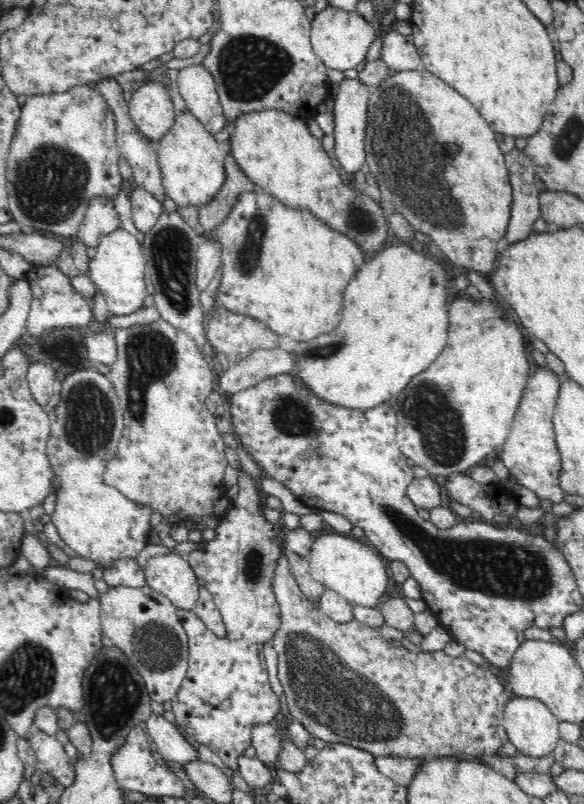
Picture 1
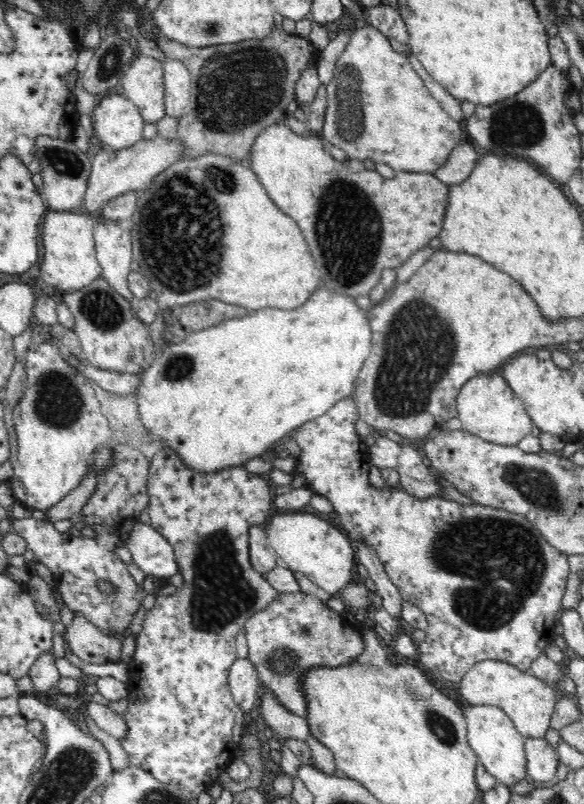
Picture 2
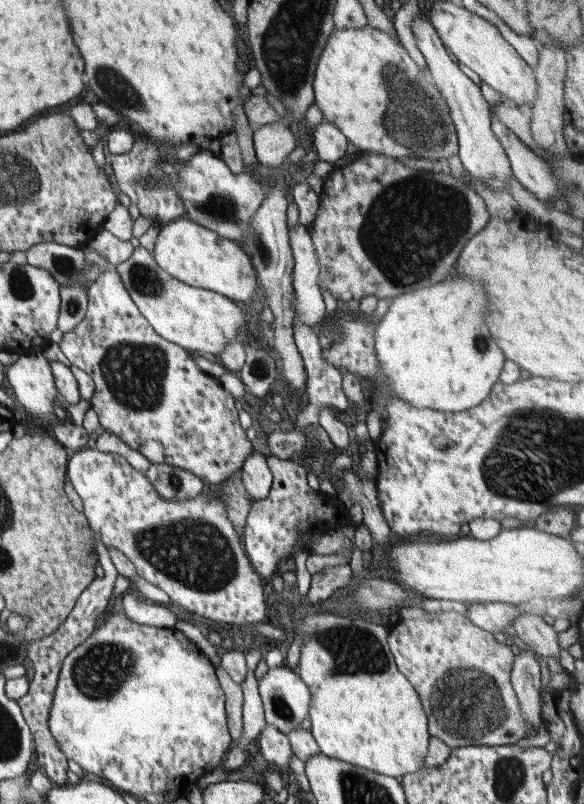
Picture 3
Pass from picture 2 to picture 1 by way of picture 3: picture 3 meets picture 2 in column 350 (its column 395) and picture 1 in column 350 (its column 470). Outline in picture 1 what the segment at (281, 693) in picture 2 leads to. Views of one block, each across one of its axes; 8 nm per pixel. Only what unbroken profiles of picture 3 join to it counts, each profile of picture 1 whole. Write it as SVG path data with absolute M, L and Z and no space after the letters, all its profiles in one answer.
M281 545L281 555L277 560L273 578L273 591L280 607L280 626L275 632L272 640L273 647L278 658L278 679L282 683L283 704L285 712L289 718L304 725L306 731L316 738L321 738L327 743L347 744L356 748L361 748L374 756L392 756L400 758L411 758L419 760L422 757L431 758L436 756L474 756L482 757L494 755L502 746L508 744L508 735L504 729L504 708L512 699L512 692L507 688L502 680L494 672L490 672L488 666L480 666L472 663L464 655L452 657L444 651L422 651L412 652L401 644L400 647L393 646L391 641L384 639L375 628L360 622L354 618L351 622L337 622L326 616L316 605L304 596L301 588L298 587L294 573L290 571L290 561L288 555L284 553L284 546Z

